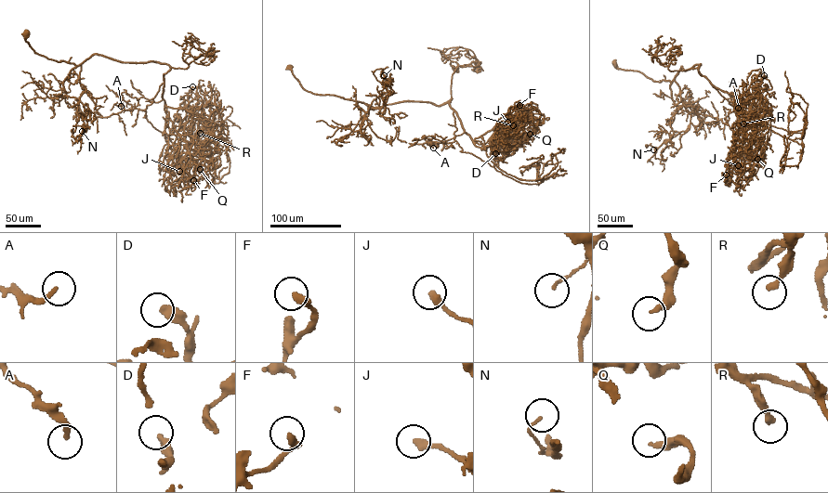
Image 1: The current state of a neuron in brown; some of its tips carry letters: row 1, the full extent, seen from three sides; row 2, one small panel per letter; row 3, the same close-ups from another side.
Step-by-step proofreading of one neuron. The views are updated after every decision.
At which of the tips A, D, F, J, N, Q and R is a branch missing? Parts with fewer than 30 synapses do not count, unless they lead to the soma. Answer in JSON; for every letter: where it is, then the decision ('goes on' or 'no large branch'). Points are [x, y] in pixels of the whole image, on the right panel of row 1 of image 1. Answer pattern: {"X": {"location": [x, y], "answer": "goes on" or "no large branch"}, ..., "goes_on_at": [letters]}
{"A": {"location": [738, 108], "answer": "no large branch"}, "D": {"location": [764, 75], "answer": "no large branch"}, "F": {"location": [726, 175], "answer": "no large branch"}, "J": {"location": [738, 165], "answer": "no large branch"}, "N": {"location": [653, 149], "answer": "no large branch"}, "Q": {"location": [757, 159], "answer": "no large branch"}, "R": {"location": [743, 123], "answer": "no large branch"}, "goes_on_at": []}

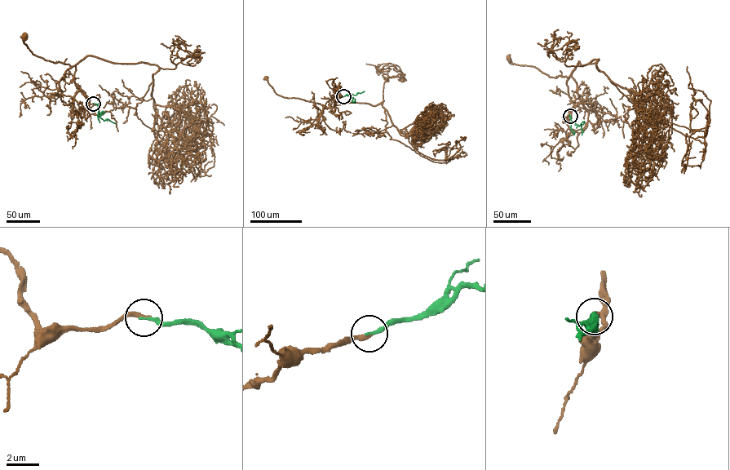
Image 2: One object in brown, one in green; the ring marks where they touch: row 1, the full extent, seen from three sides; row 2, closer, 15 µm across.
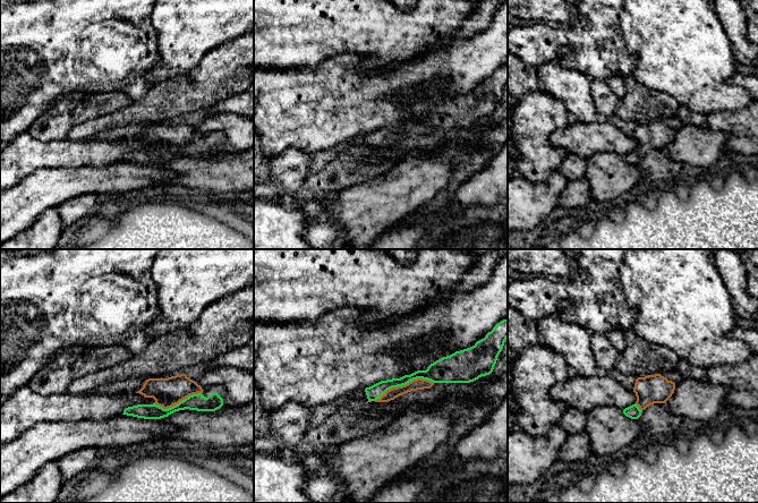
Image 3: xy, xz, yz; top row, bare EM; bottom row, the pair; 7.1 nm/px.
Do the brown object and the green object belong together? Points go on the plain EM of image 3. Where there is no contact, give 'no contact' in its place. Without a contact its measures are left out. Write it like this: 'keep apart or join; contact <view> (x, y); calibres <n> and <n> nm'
join; contact xz (403, 131); calibres 80 and 140 nm

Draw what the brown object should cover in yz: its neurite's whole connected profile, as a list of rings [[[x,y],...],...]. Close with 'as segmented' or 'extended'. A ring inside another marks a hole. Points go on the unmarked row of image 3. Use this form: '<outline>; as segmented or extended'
[[[661,120],[638,123],[633,134],[637,147],[634,151],[625,154],[623,160],[631,165],[638,165],[641,159],[650,151],[666,150],[674,136],[675,129]]]; extended

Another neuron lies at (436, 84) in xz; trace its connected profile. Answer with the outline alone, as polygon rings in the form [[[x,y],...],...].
[[[437,76],[429,85],[416,88],[411,94],[398,95],[397,101],[403,105],[414,102],[416,99],[423,97],[425,94],[432,94],[442,89],[445,85],[442,76]]]

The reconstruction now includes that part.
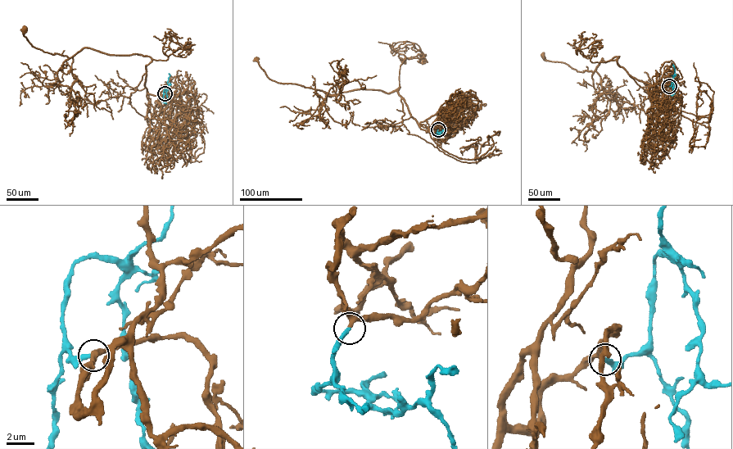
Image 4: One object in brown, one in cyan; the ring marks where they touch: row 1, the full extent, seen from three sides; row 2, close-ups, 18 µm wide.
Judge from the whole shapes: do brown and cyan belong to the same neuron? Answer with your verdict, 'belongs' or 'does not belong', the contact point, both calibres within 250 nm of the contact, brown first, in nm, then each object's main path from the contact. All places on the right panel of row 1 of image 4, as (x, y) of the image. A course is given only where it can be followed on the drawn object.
belongs; at (669, 86); 260 nm thick on the brown side, 300 nm on the other; brown runs (669, 86), (654, 90), (619, 65), (618, 56), (601, 59), (593, 72), (582, 72), (543, 56); cyan runs (669, 86), (675, 76), (672, 64)

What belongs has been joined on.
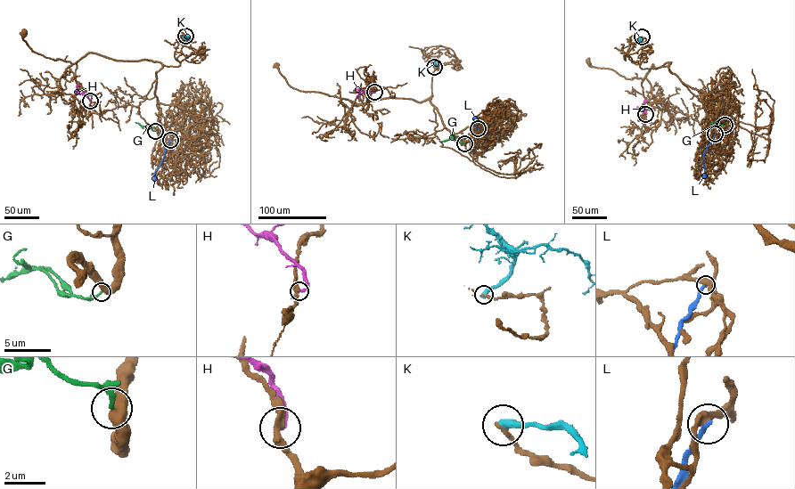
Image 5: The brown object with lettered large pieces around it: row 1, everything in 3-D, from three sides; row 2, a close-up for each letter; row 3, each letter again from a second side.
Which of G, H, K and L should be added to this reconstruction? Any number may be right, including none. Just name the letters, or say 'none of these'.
G

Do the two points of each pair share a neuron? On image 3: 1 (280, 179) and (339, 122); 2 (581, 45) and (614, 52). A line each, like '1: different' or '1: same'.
1: different
2: same

